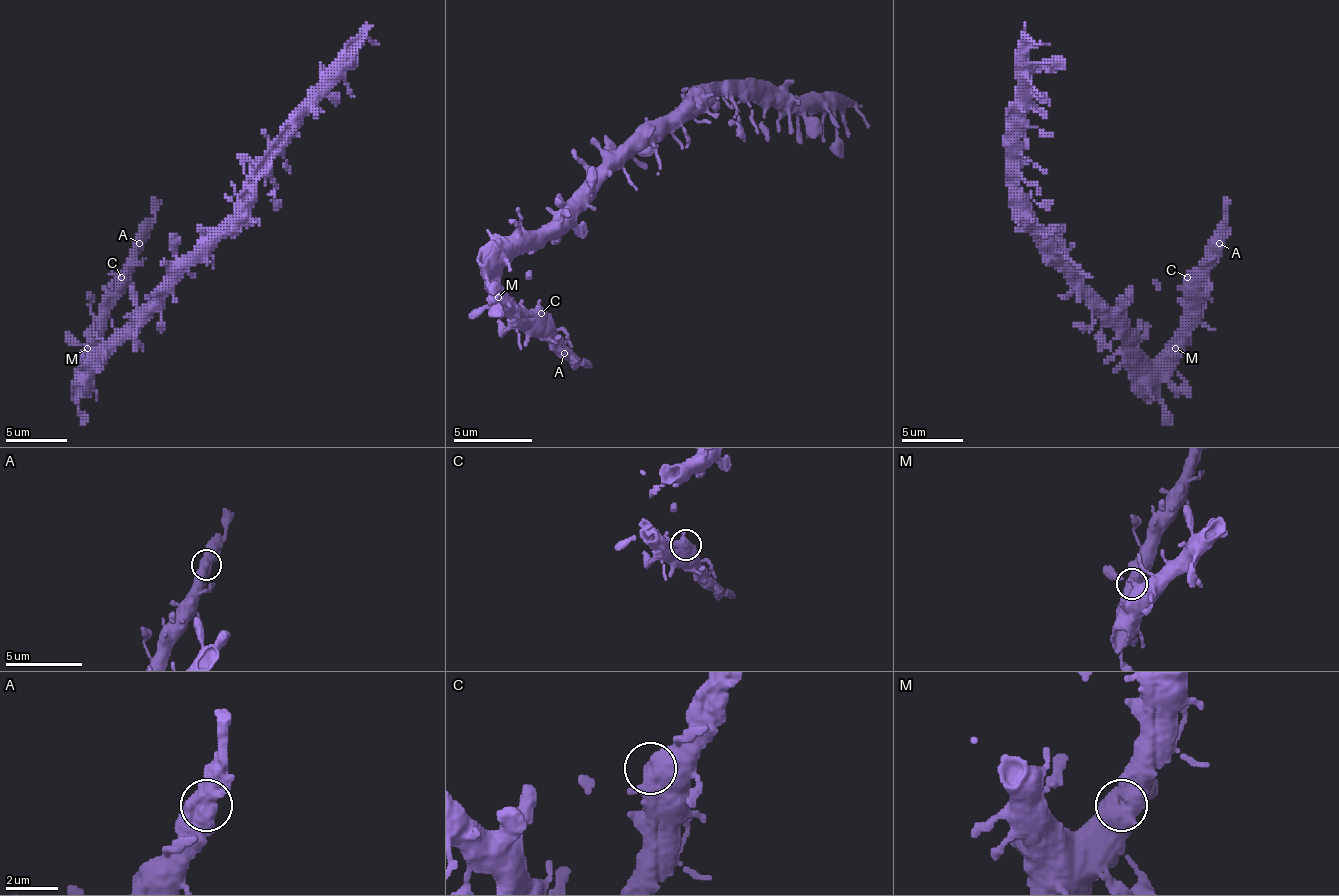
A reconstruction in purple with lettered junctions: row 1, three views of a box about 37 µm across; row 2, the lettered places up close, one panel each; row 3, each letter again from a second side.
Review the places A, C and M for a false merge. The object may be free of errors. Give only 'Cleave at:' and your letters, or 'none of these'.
Cleave at: none of these

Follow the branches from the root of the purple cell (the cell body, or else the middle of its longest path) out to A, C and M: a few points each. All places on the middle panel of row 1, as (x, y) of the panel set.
A: (608, 175), (592, 187), (584, 187), (521, 250), (514, 250), (494, 270), (498, 285), (565, 352)
C: (608, 175), (592, 187), (584, 187), (521, 250), (514, 250), (494, 270), (498, 285), (521, 309), (541, 313)
M: (608, 175), (592, 187), (584, 187), (521, 250), (514, 250), (494, 270), (494, 293), (498, 297)

